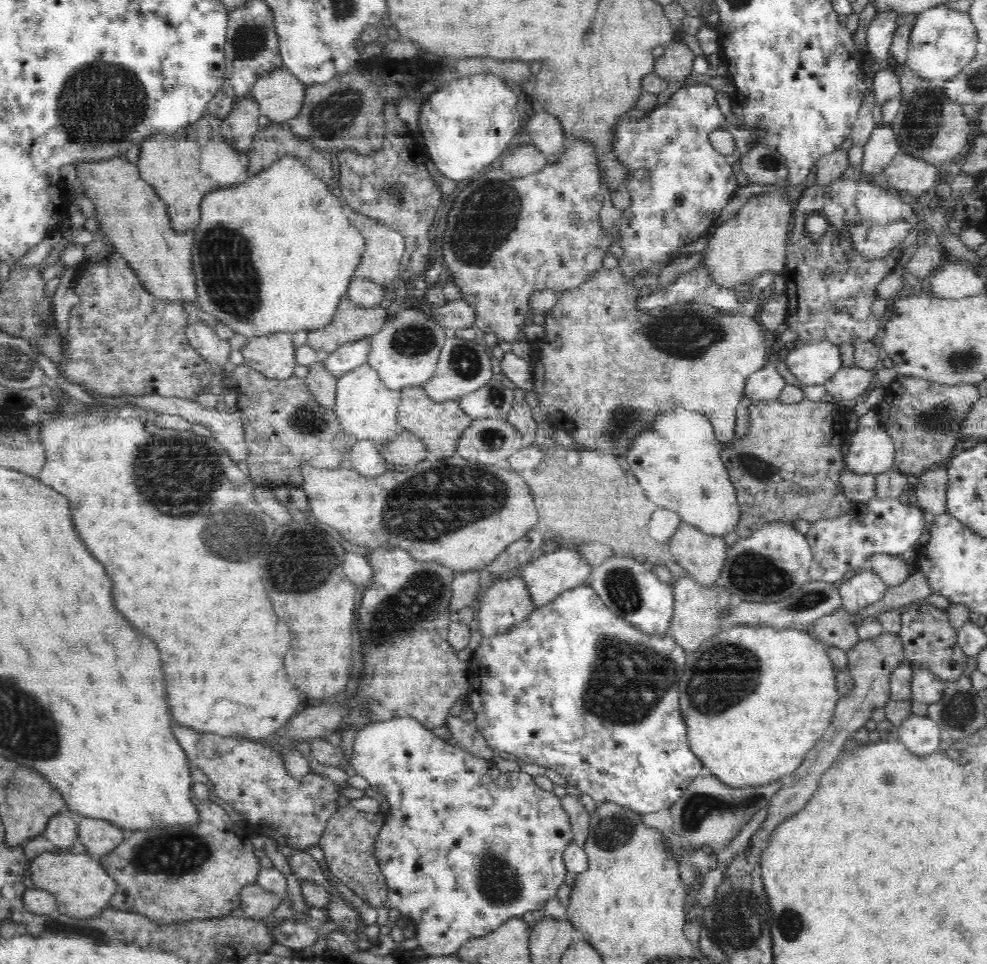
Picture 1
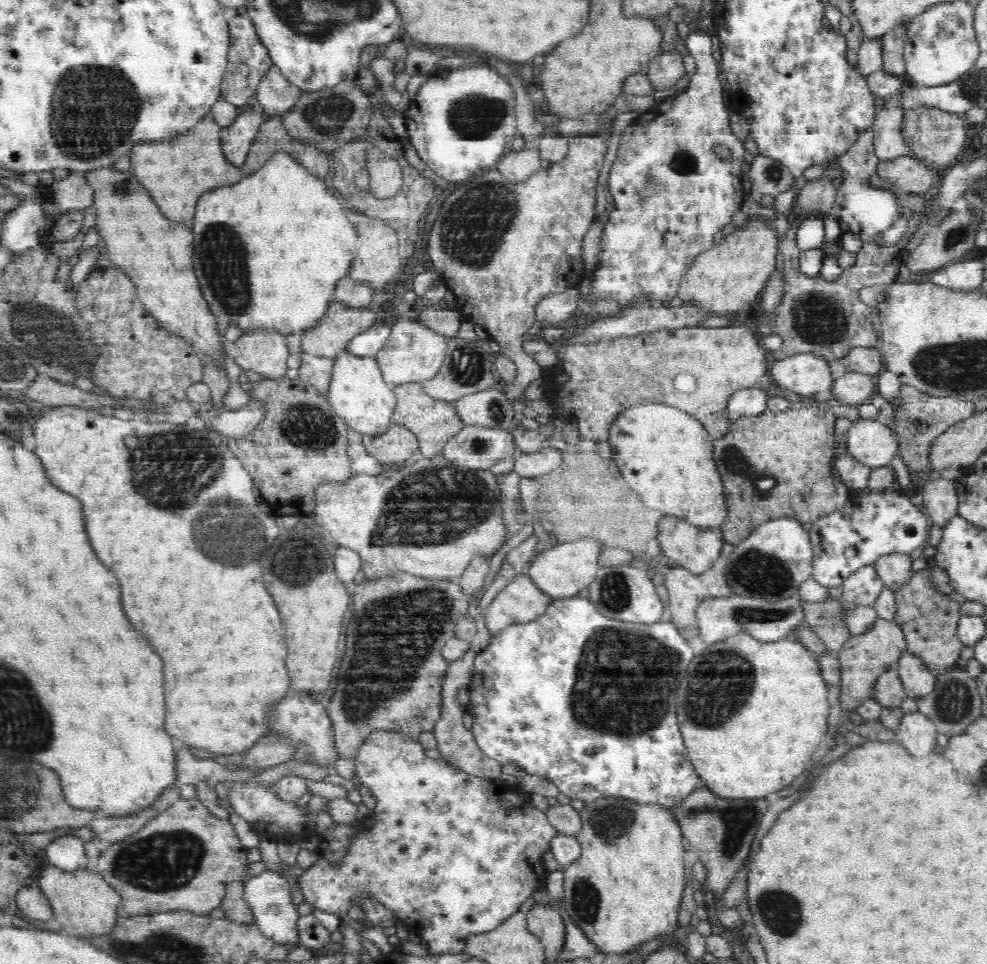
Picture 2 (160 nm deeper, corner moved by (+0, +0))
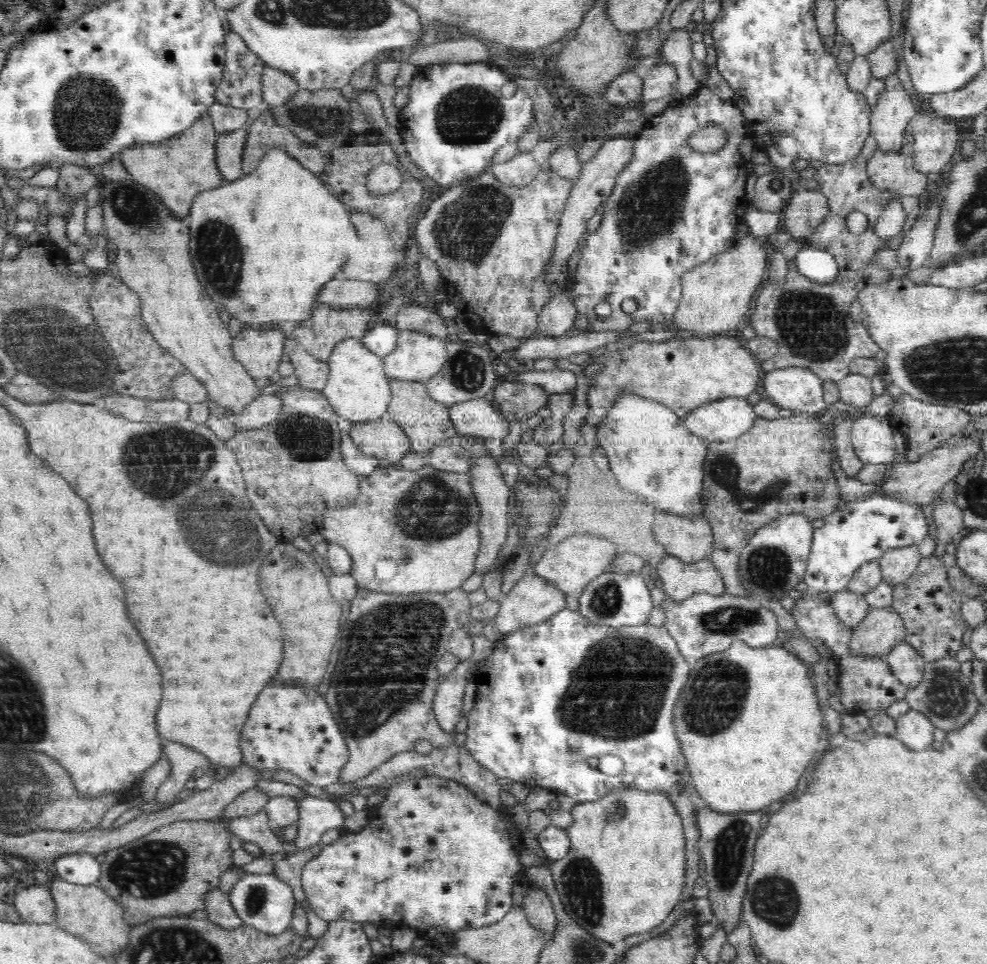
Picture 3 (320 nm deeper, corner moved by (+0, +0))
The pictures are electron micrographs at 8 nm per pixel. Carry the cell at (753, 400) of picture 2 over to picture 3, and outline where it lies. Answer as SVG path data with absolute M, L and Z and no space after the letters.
M730 396L702 404L694 412L681 417L681 420L694 436L700 436L712 443L742 436L752 426L756 417L754 407L746 398Z

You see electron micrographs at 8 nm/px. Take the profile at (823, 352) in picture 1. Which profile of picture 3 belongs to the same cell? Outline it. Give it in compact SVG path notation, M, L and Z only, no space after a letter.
M788 366L765 374L764 392L778 409L820 415L827 408L823 384L808 368Z

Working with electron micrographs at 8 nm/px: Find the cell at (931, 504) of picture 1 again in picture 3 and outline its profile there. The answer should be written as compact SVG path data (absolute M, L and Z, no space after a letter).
M939 498L933 508L933 518L936 524L937 536L943 541L936 544L935 554L940 556L945 552L945 546L948 546L948 541L958 541L961 538L962 530L965 526L962 519L963 509L960 508L955 501L943 501Z

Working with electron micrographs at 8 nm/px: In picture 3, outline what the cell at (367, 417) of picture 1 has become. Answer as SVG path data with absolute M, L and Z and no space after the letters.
M344 339L334 345L326 363L329 366L329 375L321 391L339 416L352 423L385 418L392 399L390 380L384 371L382 357L368 350L361 339Z

